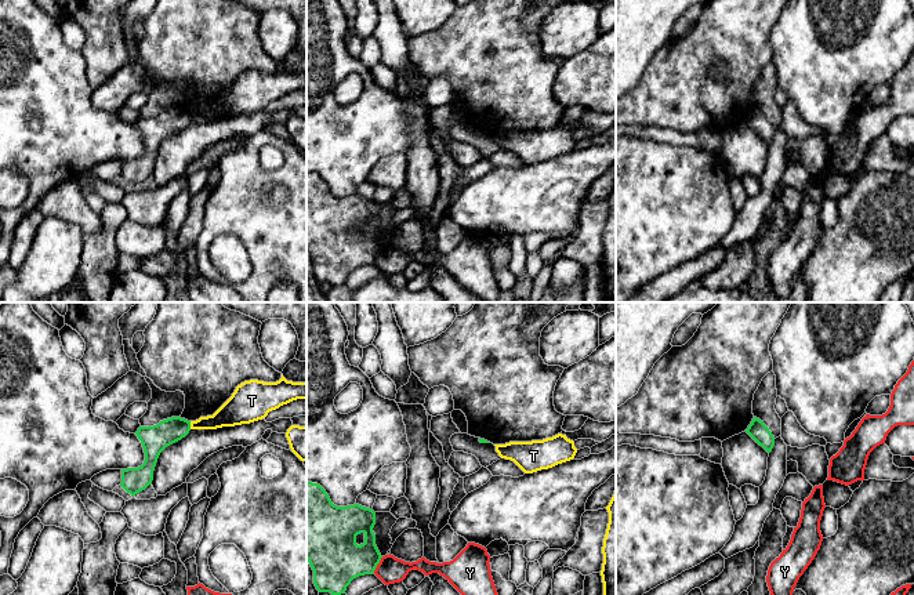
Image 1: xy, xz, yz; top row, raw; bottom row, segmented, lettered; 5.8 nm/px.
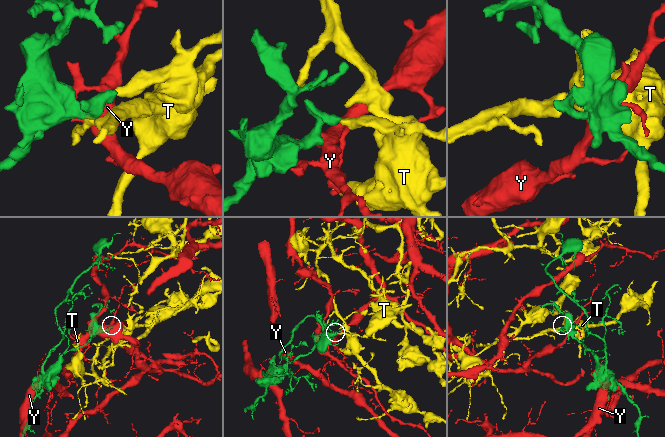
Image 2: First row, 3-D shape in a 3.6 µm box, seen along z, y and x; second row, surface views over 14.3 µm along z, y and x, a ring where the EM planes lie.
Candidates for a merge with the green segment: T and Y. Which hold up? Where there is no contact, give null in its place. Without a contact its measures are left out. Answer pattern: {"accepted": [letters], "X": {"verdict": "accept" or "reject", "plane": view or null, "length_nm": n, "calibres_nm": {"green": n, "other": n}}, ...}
{"accepted": [], "T": {"verdict": "reject", "plane": "xy", "length_nm": 50, "calibres_nm": {"green": 160, "other": 140}}, "Y": {"verdict": "reject", "plane": "xz", "length_nm": 110, "calibres_nm": {"green": 300, "other": 160}}}

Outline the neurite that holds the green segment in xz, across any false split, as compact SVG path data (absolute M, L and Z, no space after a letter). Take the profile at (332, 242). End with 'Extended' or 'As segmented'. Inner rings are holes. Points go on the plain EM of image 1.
M307 173L307 251L319 283L345 284L353 269L374 264L382 248L376 236L374 215L373 200L359 195L337 197L320 175Z. As segmented

